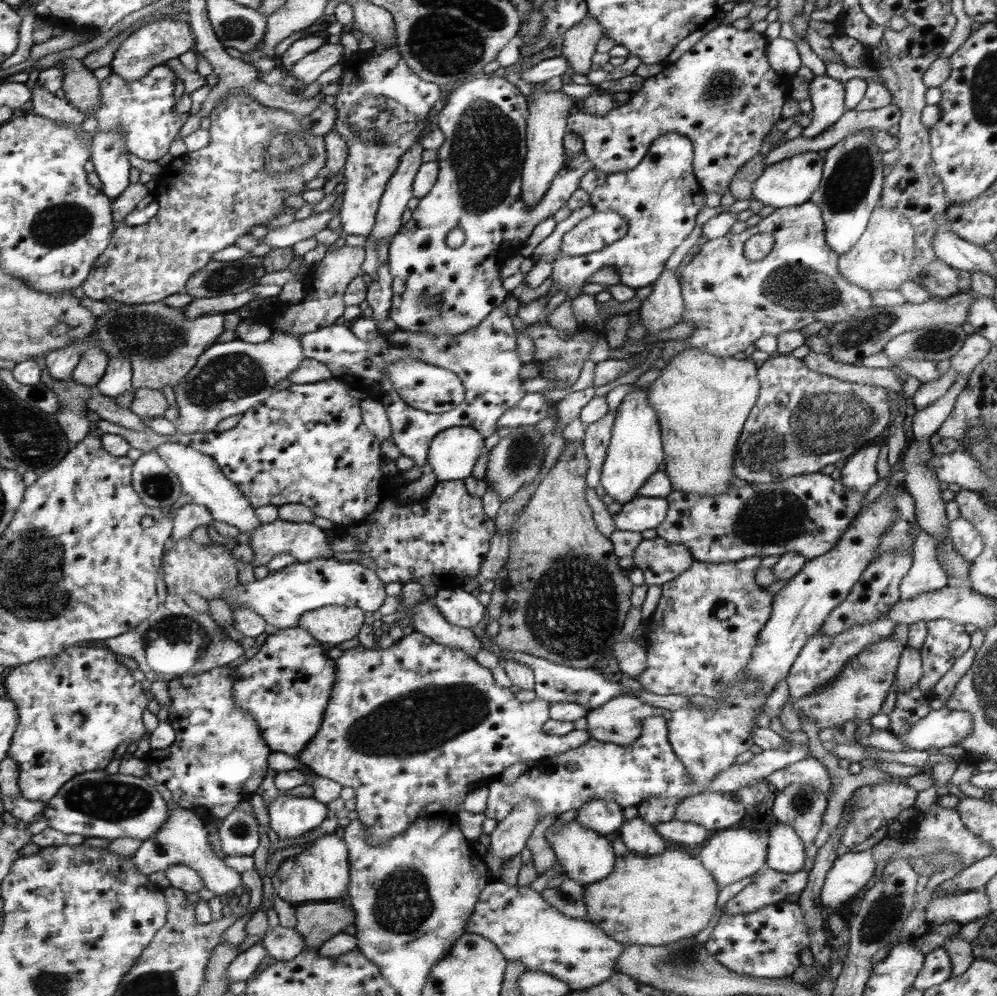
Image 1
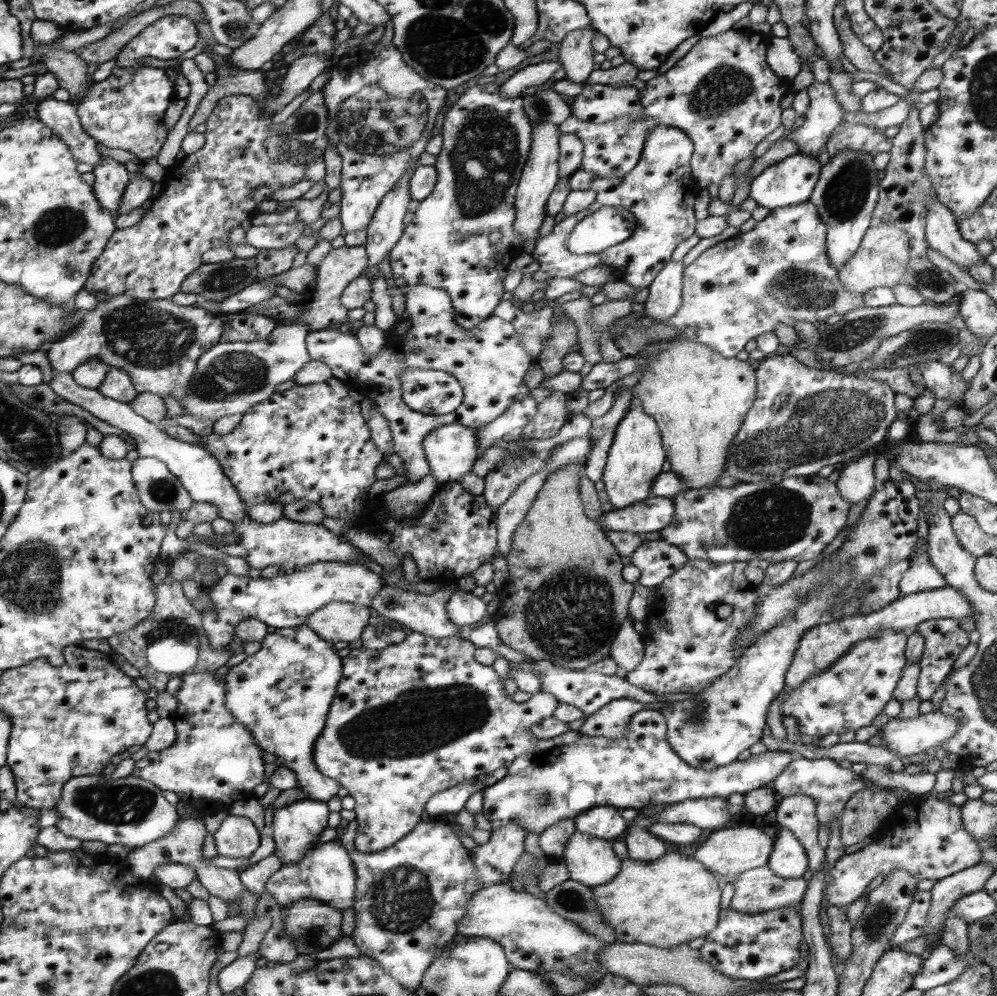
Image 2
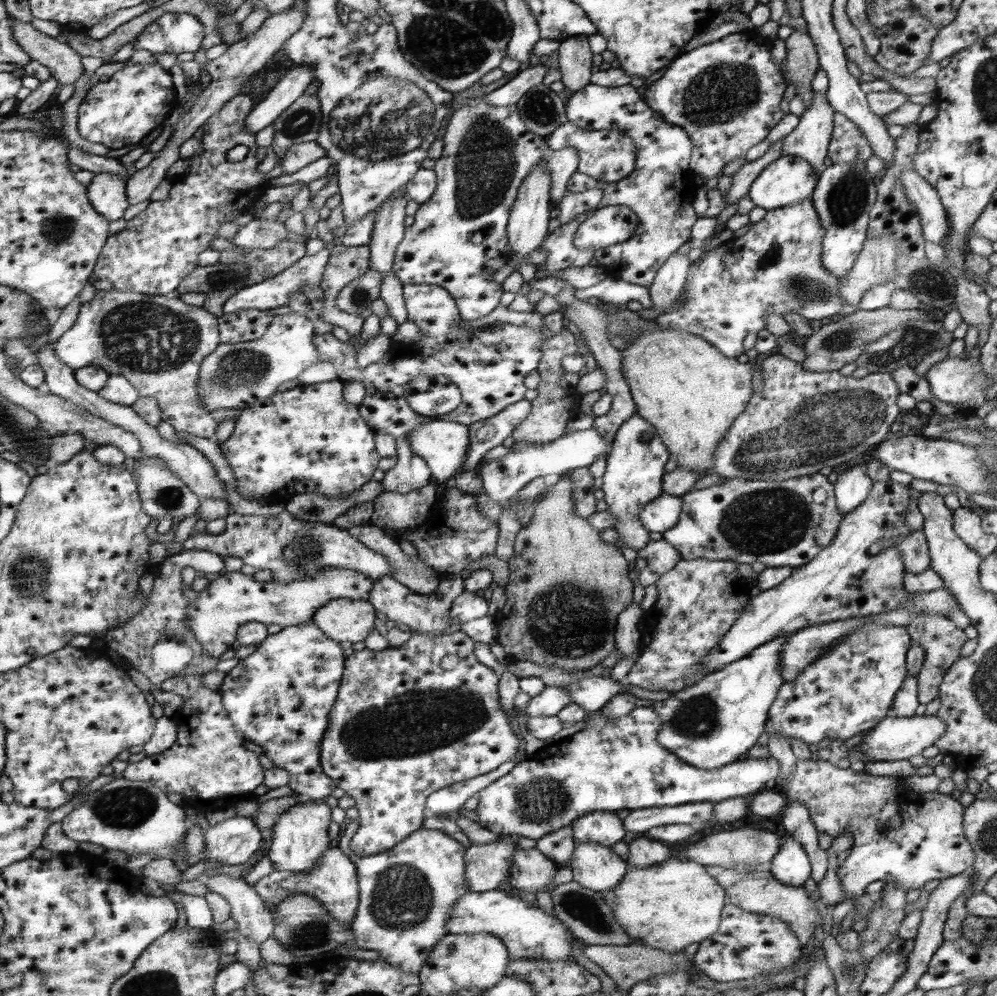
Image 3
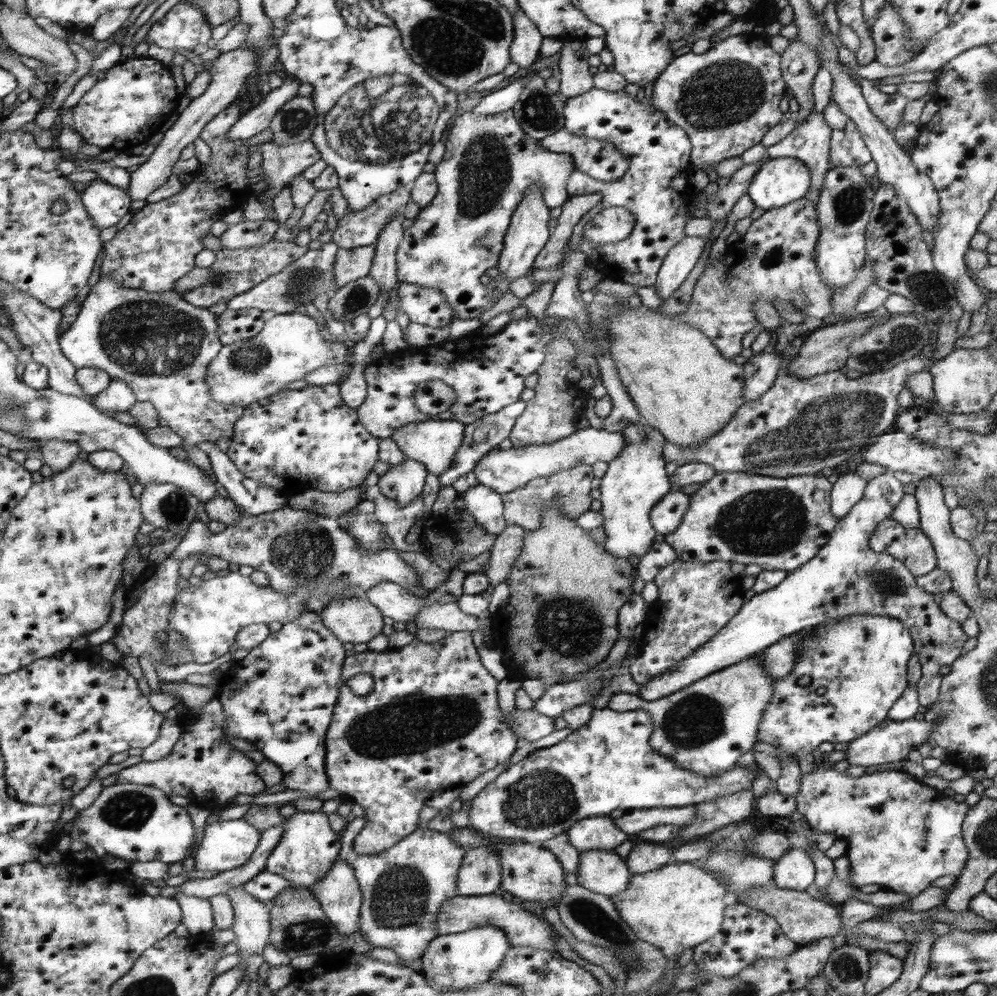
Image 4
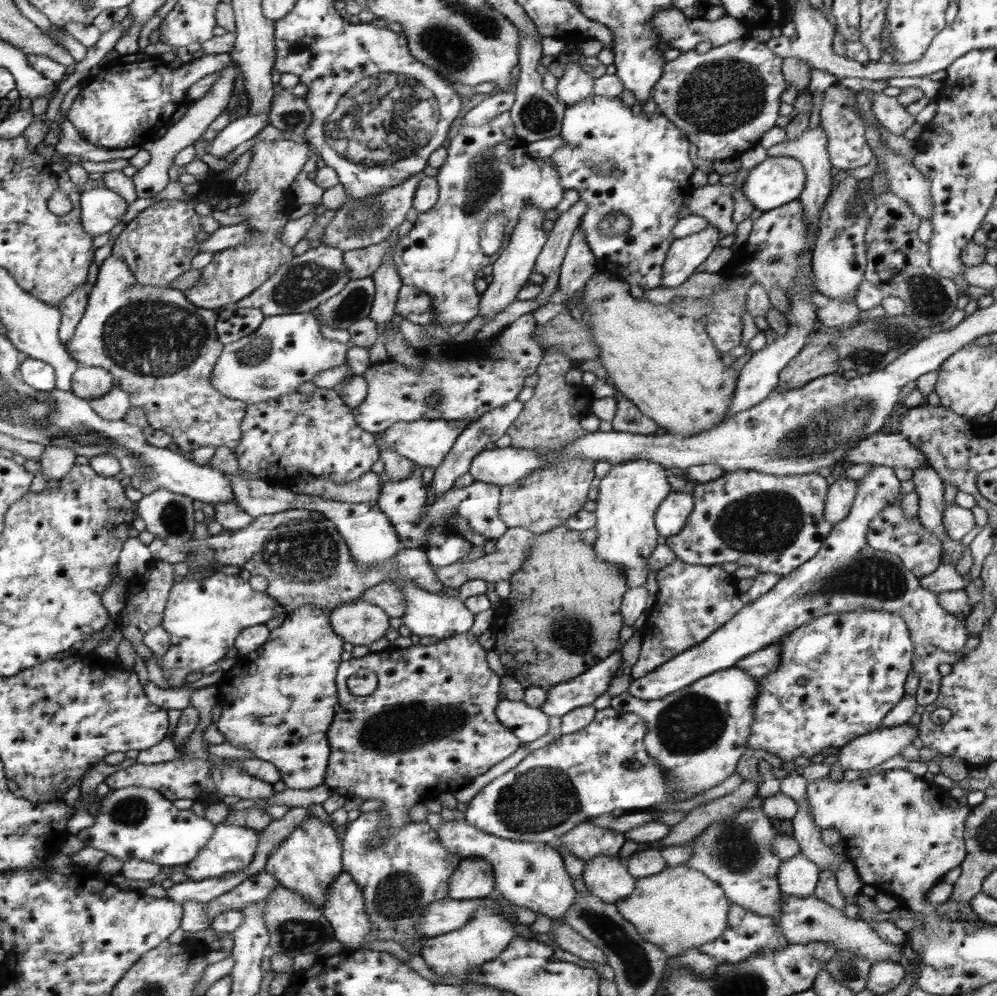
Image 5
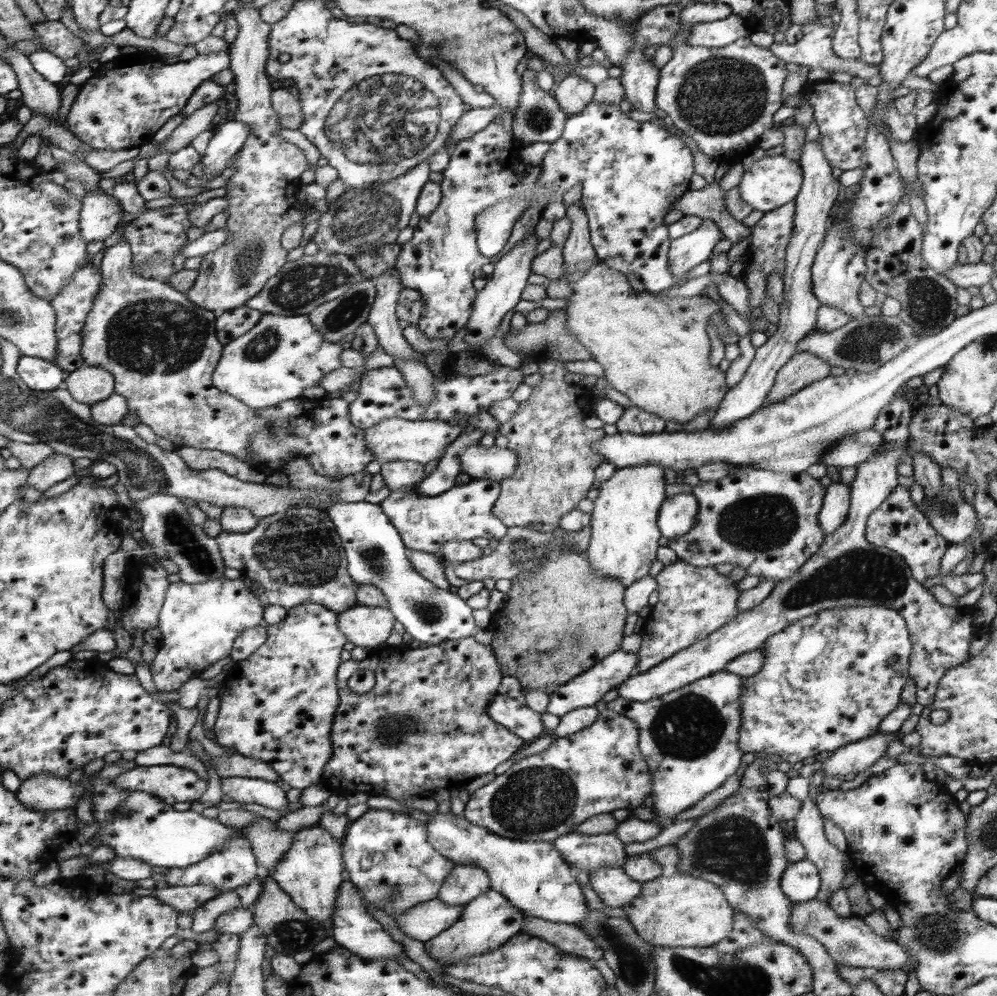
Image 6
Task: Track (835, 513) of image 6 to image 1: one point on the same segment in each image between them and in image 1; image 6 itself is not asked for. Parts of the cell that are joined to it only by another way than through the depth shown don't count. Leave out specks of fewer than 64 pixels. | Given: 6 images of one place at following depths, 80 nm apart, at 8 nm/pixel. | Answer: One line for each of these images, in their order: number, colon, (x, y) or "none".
1: (859, 473)
2: (857, 482)
3: (852, 487)
4: (849, 489)
5: (841, 493)

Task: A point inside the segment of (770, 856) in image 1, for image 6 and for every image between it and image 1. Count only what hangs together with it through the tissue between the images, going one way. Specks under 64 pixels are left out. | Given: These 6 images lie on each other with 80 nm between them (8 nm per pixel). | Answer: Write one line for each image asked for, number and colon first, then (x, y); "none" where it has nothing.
2: (788, 859)
3: (791, 865)
4: (795, 871)
5: (798, 876)
6: (800, 883)

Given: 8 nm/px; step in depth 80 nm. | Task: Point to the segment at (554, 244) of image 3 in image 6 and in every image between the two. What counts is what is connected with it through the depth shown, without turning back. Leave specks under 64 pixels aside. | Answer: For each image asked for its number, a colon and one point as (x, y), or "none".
4: (656, 188)
5: (651, 176)
6: (631, 172)

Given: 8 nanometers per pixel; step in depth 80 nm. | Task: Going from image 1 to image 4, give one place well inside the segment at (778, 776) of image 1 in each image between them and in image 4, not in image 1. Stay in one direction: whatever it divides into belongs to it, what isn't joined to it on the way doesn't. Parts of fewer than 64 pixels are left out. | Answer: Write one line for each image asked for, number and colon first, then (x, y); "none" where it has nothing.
2: (830, 785)
3: (901, 836)
4: (901, 834)

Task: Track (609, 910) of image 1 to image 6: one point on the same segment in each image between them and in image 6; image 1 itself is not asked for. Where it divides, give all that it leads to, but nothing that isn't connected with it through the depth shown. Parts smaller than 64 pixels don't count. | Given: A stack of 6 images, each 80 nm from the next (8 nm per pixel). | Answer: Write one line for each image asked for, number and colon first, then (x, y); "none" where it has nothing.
2: (668, 902)
3: (676, 903)
4: (676, 908)
5: (678, 909)
6: (680, 910)

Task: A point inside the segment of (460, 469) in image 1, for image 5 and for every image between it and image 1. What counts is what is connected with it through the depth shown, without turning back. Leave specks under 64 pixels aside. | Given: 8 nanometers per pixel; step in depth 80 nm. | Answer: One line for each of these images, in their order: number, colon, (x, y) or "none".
2: (452, 449)
3: (444, 445)
4: (435, 443)
5: (426, 442)

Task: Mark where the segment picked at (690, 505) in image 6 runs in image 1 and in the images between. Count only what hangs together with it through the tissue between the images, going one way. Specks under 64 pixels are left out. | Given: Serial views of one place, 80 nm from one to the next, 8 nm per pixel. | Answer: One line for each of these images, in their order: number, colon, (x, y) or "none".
1: (643, 513)
2: (651, 515)
3: (660, 515)
4: (665, 516)
5: (670, 517)

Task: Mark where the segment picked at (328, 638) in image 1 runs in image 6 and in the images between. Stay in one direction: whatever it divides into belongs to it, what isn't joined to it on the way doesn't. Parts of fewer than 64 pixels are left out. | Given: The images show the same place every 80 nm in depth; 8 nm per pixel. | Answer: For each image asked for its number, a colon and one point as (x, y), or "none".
2: (340, 621)
3: (342, 619)
4: (357, 621)
5: (359, 622)
6: (367, 626)

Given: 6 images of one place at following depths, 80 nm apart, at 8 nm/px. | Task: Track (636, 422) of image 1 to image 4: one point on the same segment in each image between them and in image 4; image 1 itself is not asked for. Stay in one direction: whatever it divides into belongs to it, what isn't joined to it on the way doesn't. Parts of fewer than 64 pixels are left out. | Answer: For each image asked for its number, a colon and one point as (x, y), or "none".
2: (635, 458)
3: (634, 470)
4: (635, 481)

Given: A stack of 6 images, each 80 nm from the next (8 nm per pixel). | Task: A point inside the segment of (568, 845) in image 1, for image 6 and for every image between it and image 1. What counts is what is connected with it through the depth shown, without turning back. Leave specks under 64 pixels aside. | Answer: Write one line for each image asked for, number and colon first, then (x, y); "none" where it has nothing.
2: (591, 861)
3: (597, 867)
4: (603, 872)
5: (607, 878)
6: (615, 888)

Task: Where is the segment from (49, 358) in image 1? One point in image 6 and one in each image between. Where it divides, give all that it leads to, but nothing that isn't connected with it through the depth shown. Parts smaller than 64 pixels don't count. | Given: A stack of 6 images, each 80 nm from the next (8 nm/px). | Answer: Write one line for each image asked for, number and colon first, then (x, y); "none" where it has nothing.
2: (158, 343)
3: (158, 343)
4: (162, 346)
5: (161, 348)
6: (162, 349)

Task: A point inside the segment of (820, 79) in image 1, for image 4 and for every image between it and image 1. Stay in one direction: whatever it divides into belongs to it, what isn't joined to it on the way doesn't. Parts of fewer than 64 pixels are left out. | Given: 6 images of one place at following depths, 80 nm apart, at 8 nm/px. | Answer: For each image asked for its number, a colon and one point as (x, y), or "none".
2: (825, 113)
3: (810, 140)
4: (809, 142)

